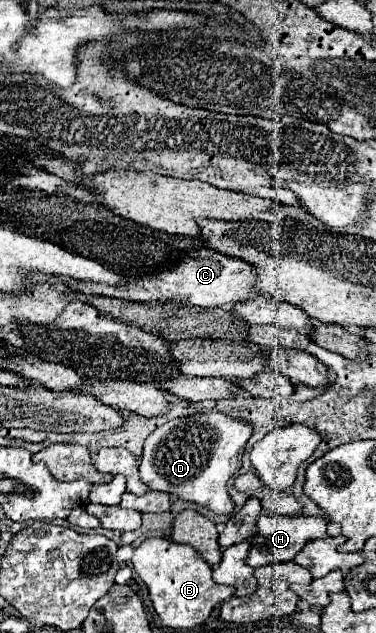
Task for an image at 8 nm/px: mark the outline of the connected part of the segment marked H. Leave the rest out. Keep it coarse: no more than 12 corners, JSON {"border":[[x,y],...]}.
{"border":[[259,515],[245,559],[251,567],[291,561],[327,537],[327,521]]}

